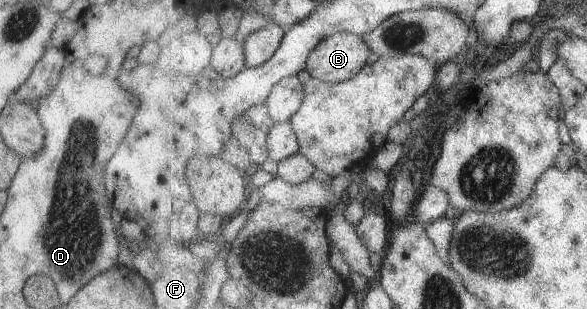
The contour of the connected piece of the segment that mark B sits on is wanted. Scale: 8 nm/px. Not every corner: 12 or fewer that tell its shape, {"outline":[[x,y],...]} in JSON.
{"outline":[[336,33],[310,54],[326,82],[358,76],[372,54],[362,35]]}

